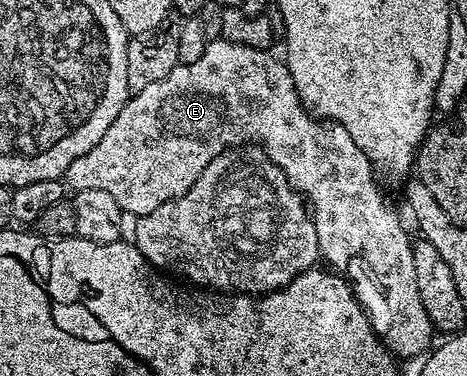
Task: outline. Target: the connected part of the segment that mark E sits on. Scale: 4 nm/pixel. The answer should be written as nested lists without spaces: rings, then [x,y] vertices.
[[[224,39],[210,41],[203,51],[203,55],[201,55],[195,63],[187,63],[186,65],[178,64],[171,71],[171,75],[167,75],[167,79],[159,79],[147,87],[136,90],[136,92],[130,96],[129,100],[125,102],[123,111],[119,111],[115,123],[111,123],[111,127],[107,127],[107,135],[103,135],[103,139],[99,139],[99,143],[95,143],[95,147],[91,147],[91,151],[87,151],[87,155],[79,155],[79,159],[75,159],[75,163],[71,163],[71,167],[67,167],[64,180],[67,182],[68,188],[76,191],[79,189],[99,187],[99,191],[108,191],[109,194],[115,198],[115,203],[119,203],[119,207],[124,212],[132,213],[134,217],[139,218],[143,215],[147,215],[151,211],[155,211],[155,207],[159,207],[163,203],[174,201],[177,197],[182,197],[195,183],[195,179],[199,179],[199,175],[203,175],[203,167],[207,167],[207,163],[211,163],[211,159],[220,157],[226,152],[225,137],[241,137],[244,133],[249,137],[258,137],[258,139],[261,140],[262,147],[265,148],[266,155],[285,172],[286,179],[294,185],[292,188],[296,190],[302,198],[305,196],[306,199],[309,200],[307,212],[309,216],[313,218],[315,239],[319,243],[321,257],[325,259],[329,256],[349,257],[354,253],[354,255],[361,260],[362,267],[373,276],[374,283],[381,288],[381,293],[385,296],[385,309],[389,312],[389,330],[383,333],[383,340],[385,344],[389,346],[390,353],[397,359],[420,357],[428,354],[431,346],[434,344],[433,337],[435,338],[435,330],[431,319],[427,315],[427,311],[423,307],[423,299],[419,299],[419,287],[415,280],[413,241],[411,237],[405,234],[405,229],[401,226],[400,215],[389,206],[388,199],[381,194],[381,189],[377,186],[377,180],[379,180],[378,174],[375,172],[373,165],[369,162],[369,157],[355,143],[355,139],[351,139],[351,135],[347,135],[347,131],[343,126],[310,113],[309,110],[302,105],[299,95],[297,94],[295,83],[289,74],[289,68],[285,65],[284,60],[282,60],[280,56],[272,57],[269,52],[270,50],[268,48],[256,49],[255,47],[243,47],[241,43],[231,43]]]

